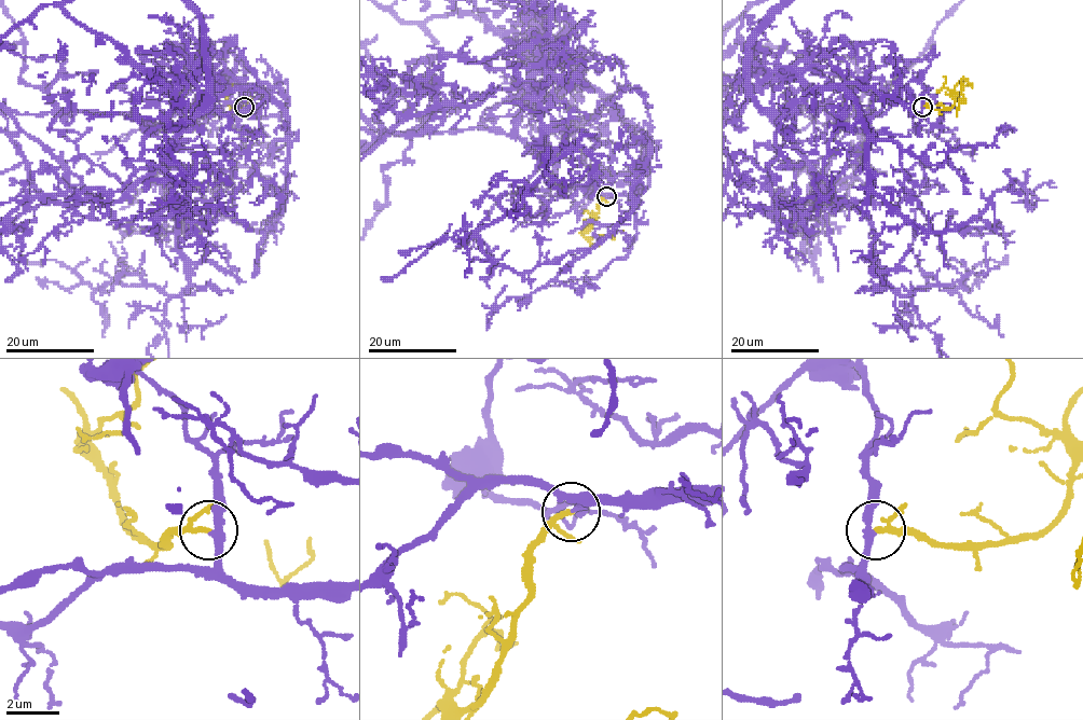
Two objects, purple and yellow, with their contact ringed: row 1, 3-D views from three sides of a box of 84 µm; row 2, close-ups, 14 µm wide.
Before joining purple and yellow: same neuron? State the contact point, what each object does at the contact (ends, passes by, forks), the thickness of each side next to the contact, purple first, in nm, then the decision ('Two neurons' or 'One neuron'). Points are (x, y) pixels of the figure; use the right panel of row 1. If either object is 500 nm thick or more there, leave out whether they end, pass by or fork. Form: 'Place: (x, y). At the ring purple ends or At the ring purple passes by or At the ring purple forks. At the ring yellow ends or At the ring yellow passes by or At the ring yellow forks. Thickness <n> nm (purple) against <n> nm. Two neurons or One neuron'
Place: (922, 107). At the ring purple passes by. At the ring yellow forks. Thickness 280 nm (purple) against 120 nm. One neuron

